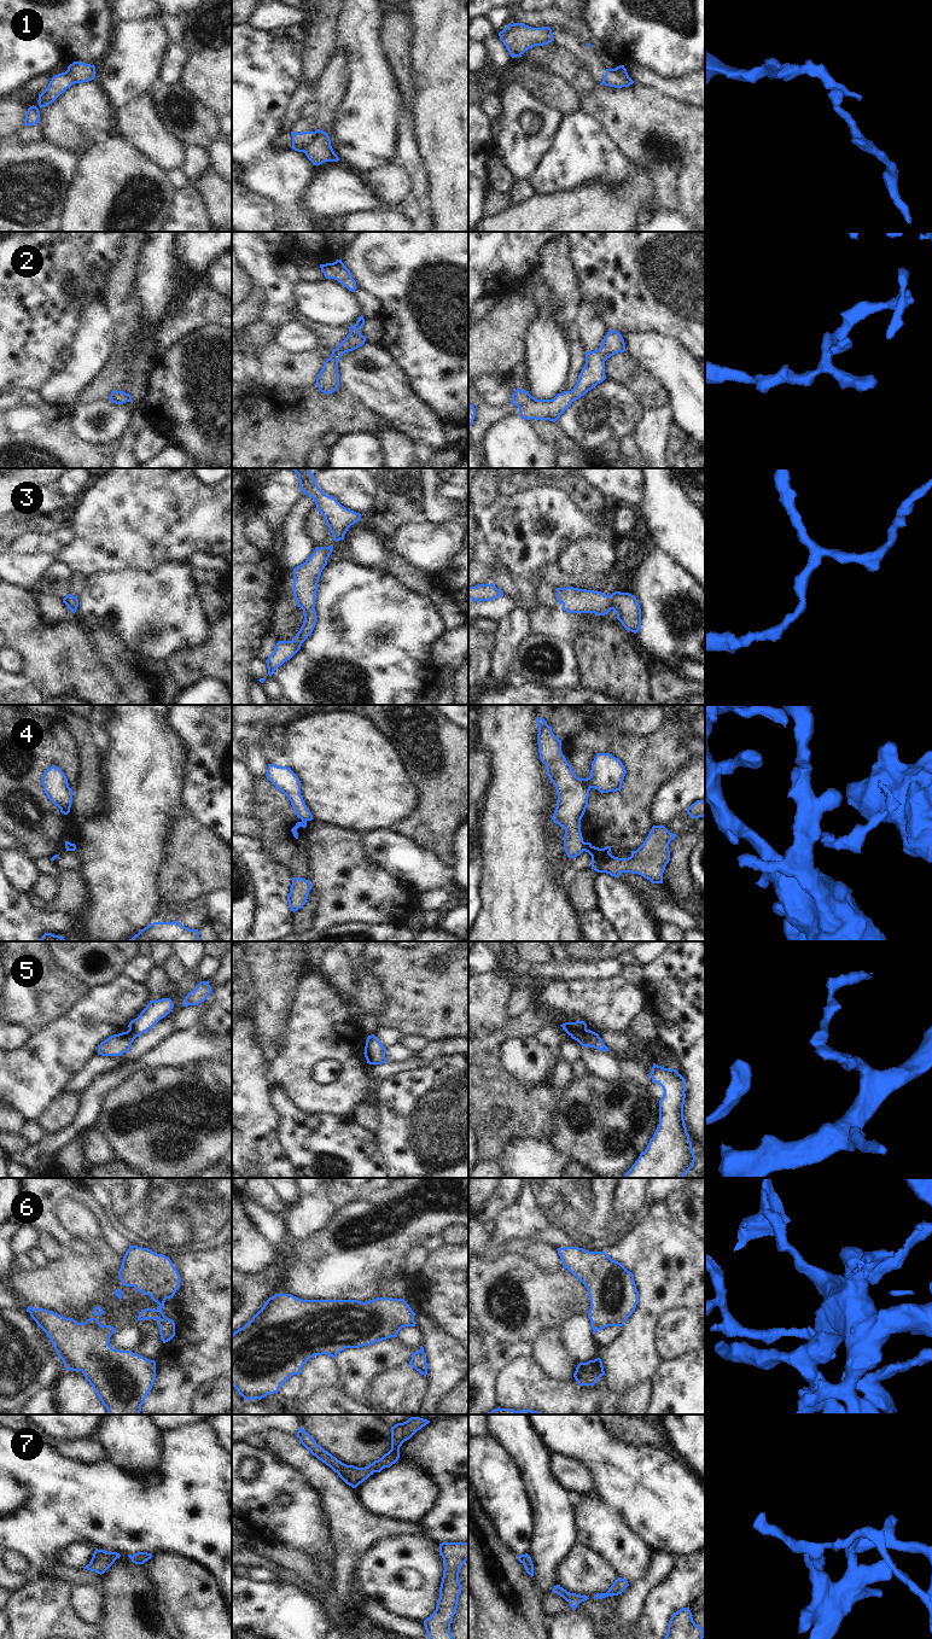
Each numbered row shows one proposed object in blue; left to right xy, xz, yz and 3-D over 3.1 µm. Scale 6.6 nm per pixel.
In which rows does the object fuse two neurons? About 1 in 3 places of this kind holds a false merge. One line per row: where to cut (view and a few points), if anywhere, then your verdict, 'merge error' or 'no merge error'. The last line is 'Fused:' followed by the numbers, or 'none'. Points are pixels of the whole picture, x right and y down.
1: cut in xz along (314, 132), (313, 140), (303, 151); merge error
2: no cut; no merge error
3: no cut; no merge error
4: cut in yz along (583, 843), (584, 850); merge error
5: cut in yz along (586, 1028), (578, 1036), (571, 1036); merge error
6: no cut; no merge error
7: no cut; no merge error
Fused: 1, 4, 5

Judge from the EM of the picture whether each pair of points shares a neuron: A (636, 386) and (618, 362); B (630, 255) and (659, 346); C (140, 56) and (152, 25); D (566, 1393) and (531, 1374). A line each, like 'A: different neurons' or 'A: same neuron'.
A: same neuron
B: different neurons
C: same neuron
D: same neuron

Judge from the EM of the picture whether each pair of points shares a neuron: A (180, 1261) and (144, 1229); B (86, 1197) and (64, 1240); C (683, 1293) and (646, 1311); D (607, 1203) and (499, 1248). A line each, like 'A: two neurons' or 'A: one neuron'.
A: two neurons
B: one neuron
C: one neuron
D: one neuron

